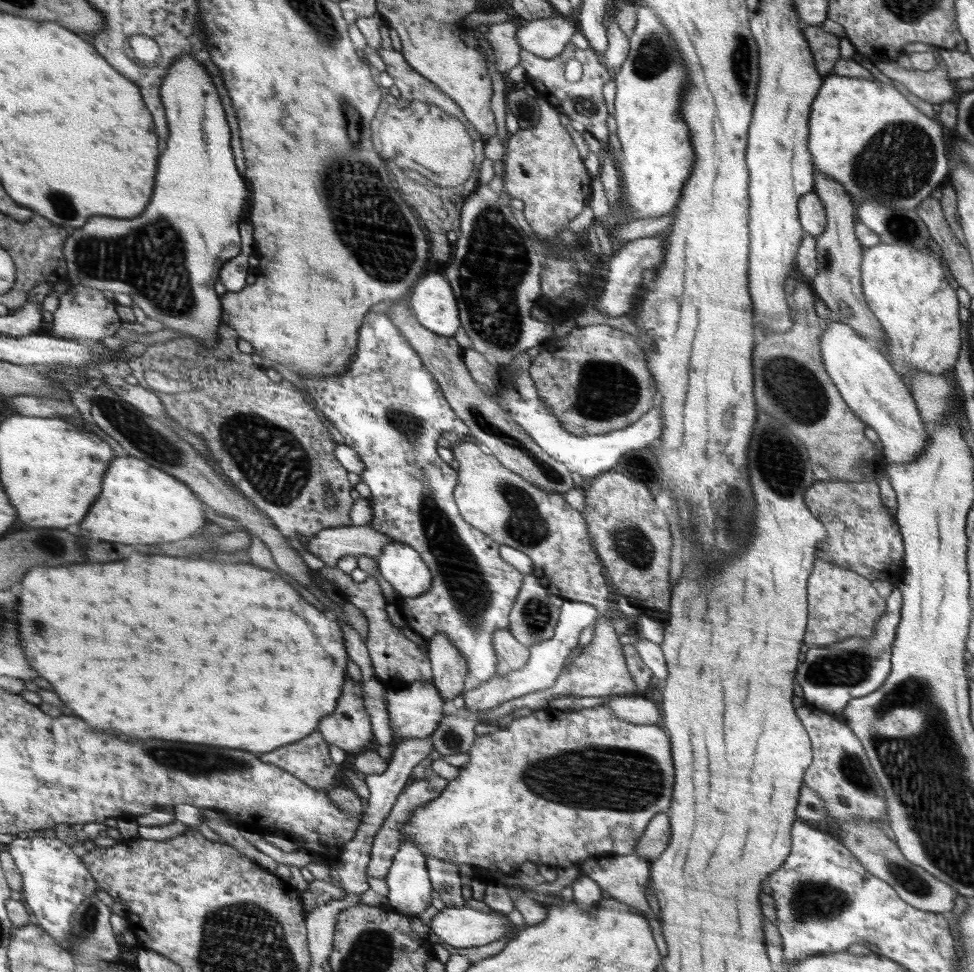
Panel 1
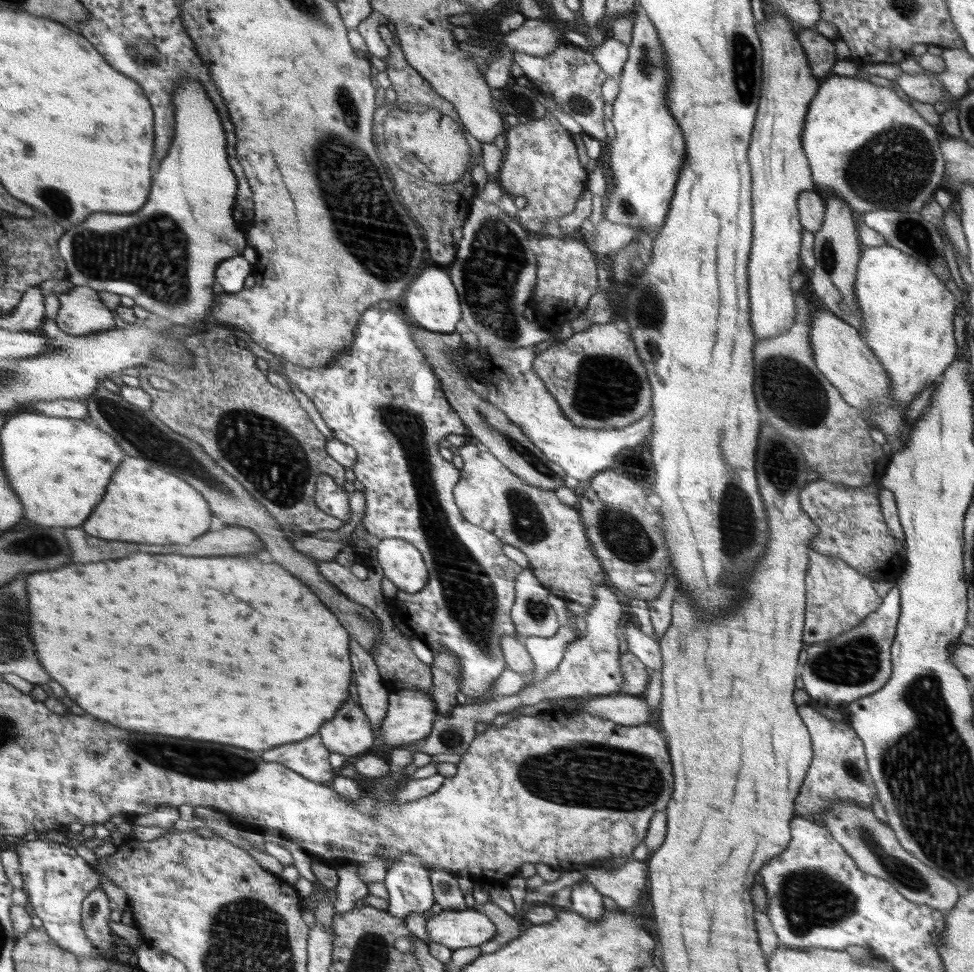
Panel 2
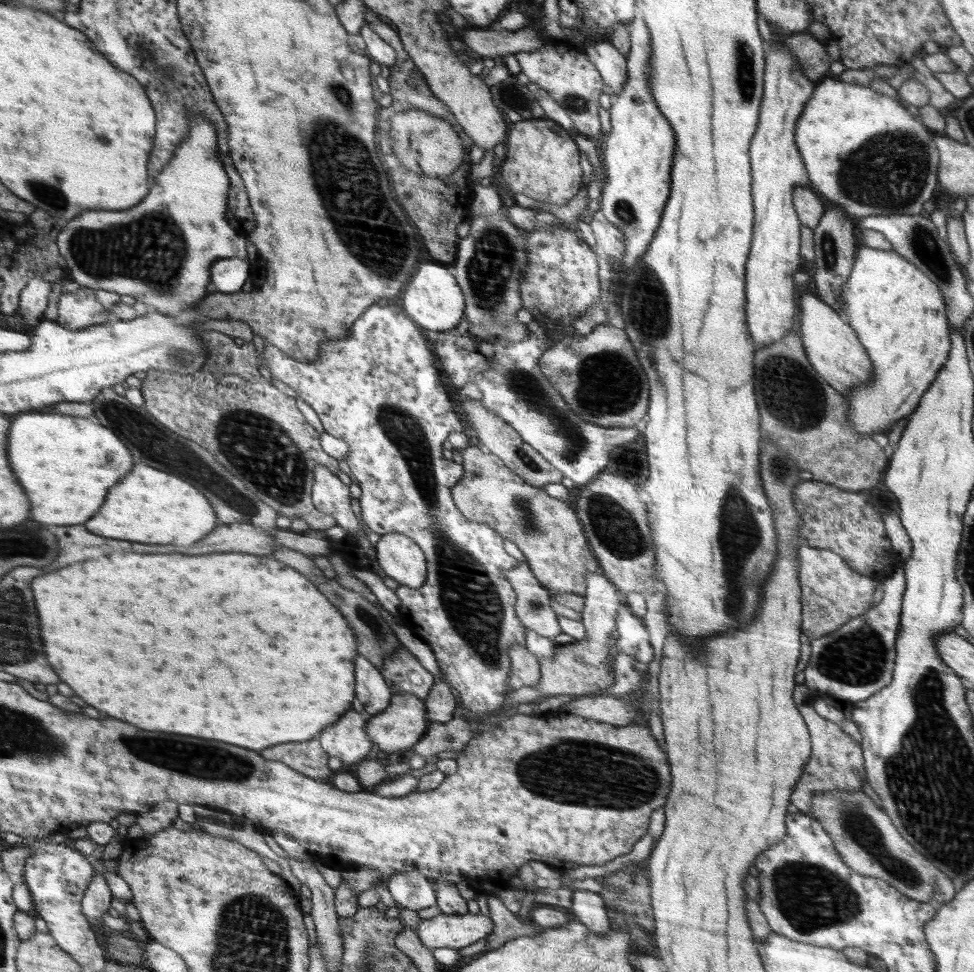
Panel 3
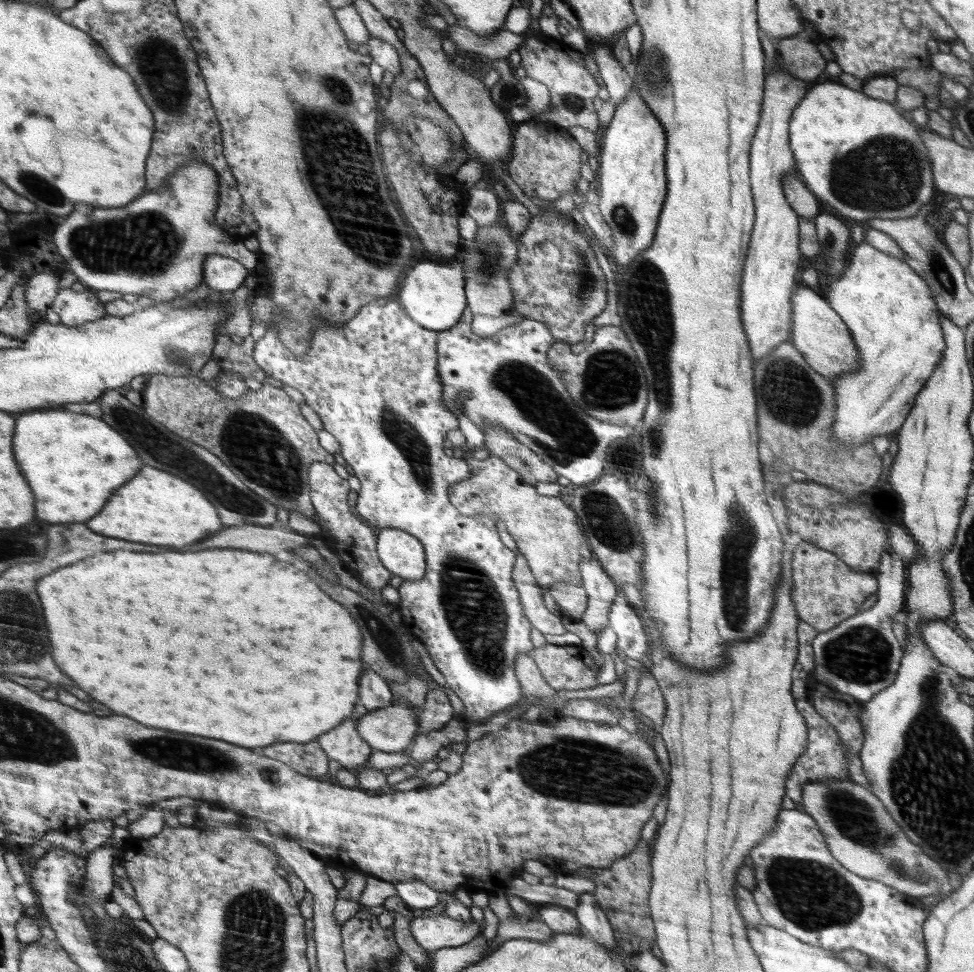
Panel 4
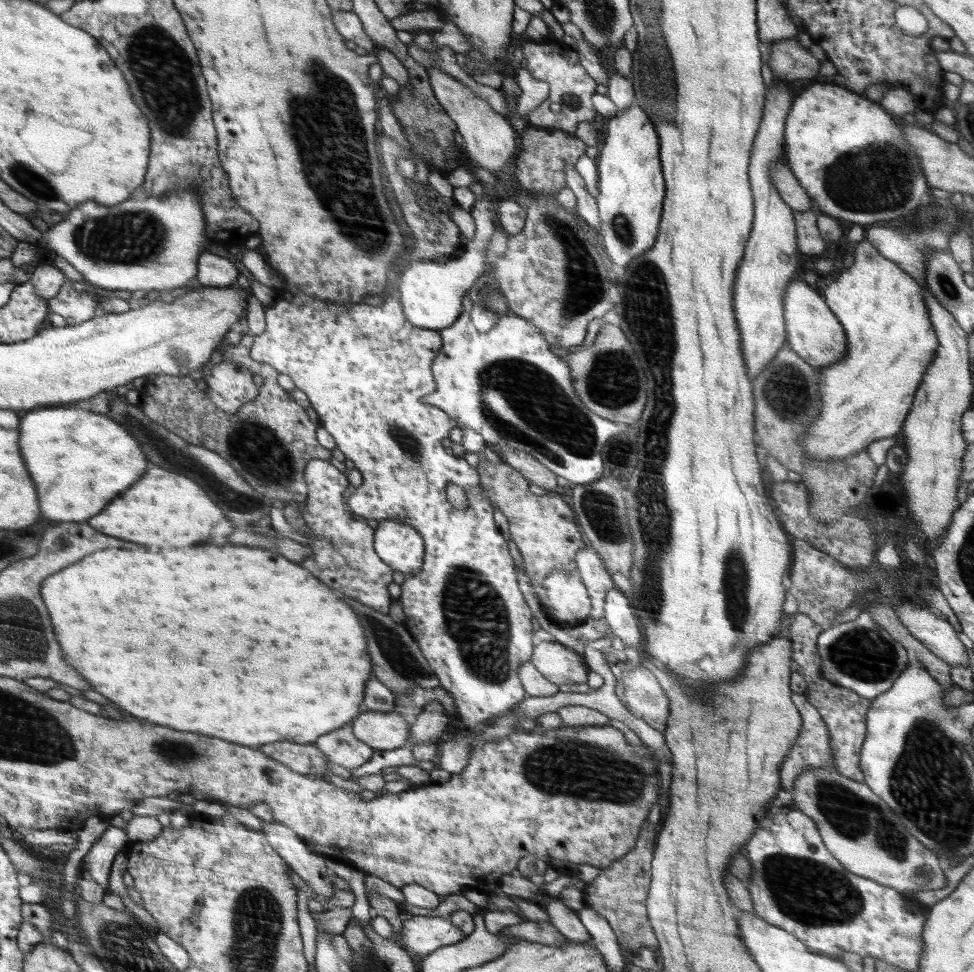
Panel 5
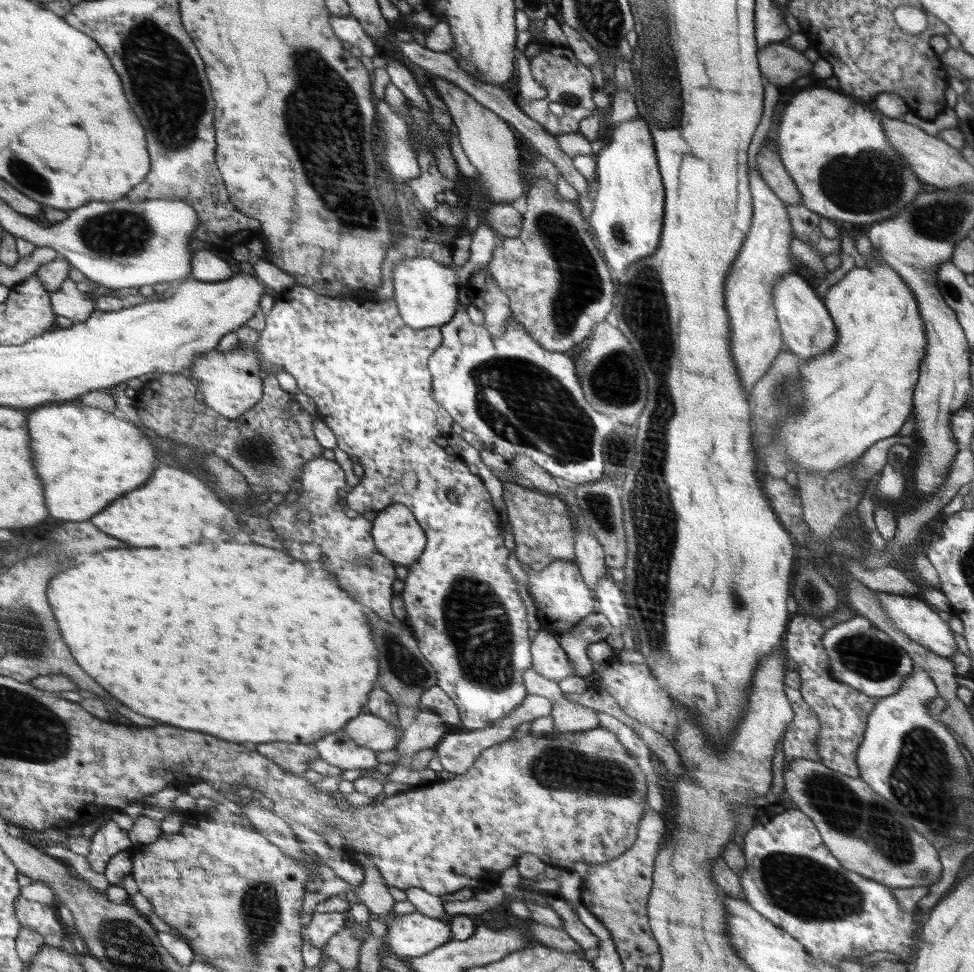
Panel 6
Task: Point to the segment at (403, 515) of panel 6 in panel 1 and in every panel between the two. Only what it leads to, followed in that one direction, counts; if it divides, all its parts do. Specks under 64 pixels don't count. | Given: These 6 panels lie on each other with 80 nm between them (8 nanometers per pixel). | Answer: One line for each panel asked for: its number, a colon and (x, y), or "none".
1: (400, 564)
2: (402, 562)
3: (402, 559)
4: (401, 552)
5: (400, 545)

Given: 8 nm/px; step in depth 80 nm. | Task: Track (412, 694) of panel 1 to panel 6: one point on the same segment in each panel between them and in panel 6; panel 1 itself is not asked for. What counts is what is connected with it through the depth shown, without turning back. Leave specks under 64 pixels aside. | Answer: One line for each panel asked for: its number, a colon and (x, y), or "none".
2: (410, 714)
3: (401, 725)
4: (390, 729)
5: (384, 730)
6: (371, 731)

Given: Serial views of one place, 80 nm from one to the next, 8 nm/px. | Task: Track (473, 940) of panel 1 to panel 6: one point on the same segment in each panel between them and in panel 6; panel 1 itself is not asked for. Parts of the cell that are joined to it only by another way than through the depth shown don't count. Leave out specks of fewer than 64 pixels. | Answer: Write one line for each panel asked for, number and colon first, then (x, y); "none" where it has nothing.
2: (455, 929)
3: (451, 931)
4: (431, 933)
5: (421, 935)
6: (415, 934)

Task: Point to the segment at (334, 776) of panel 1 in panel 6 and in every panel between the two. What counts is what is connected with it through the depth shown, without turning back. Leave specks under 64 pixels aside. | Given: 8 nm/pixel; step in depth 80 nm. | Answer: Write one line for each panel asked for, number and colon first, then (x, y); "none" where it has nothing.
2: (310, 757)
3: (308, 757)
4: (309, 758)
5: (307, 759)
6: (295, 758)

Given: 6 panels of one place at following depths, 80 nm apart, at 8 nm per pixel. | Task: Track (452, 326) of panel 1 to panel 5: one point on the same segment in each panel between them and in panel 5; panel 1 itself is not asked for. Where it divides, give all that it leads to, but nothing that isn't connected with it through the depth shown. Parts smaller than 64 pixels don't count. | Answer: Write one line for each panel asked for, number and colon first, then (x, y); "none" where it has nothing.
2: (433, 303)
3: (435, 300)
4: (433, 292)
5: (430, 292)

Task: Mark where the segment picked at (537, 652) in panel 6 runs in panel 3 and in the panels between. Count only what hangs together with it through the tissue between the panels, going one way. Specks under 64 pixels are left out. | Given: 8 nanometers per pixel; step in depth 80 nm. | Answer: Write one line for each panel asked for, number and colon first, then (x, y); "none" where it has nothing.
3: (580, 668)
4: (570, 667)
5: (559, 664)

